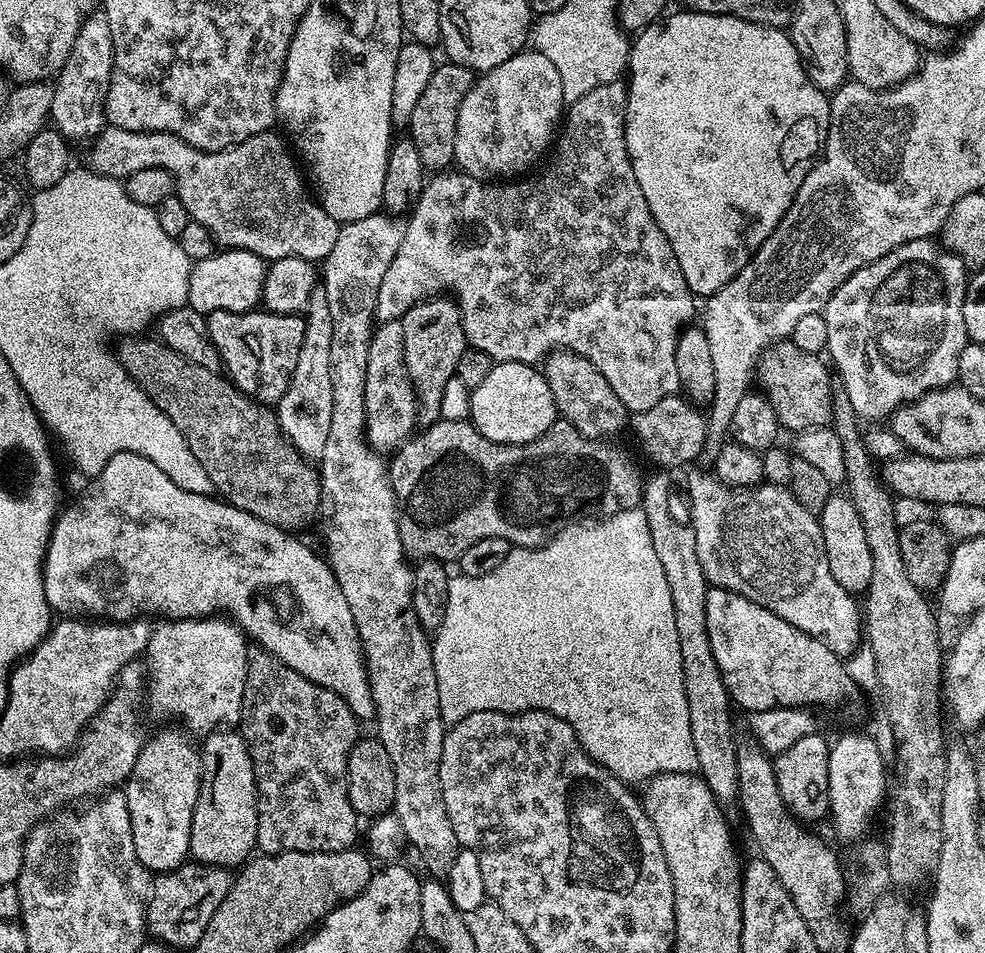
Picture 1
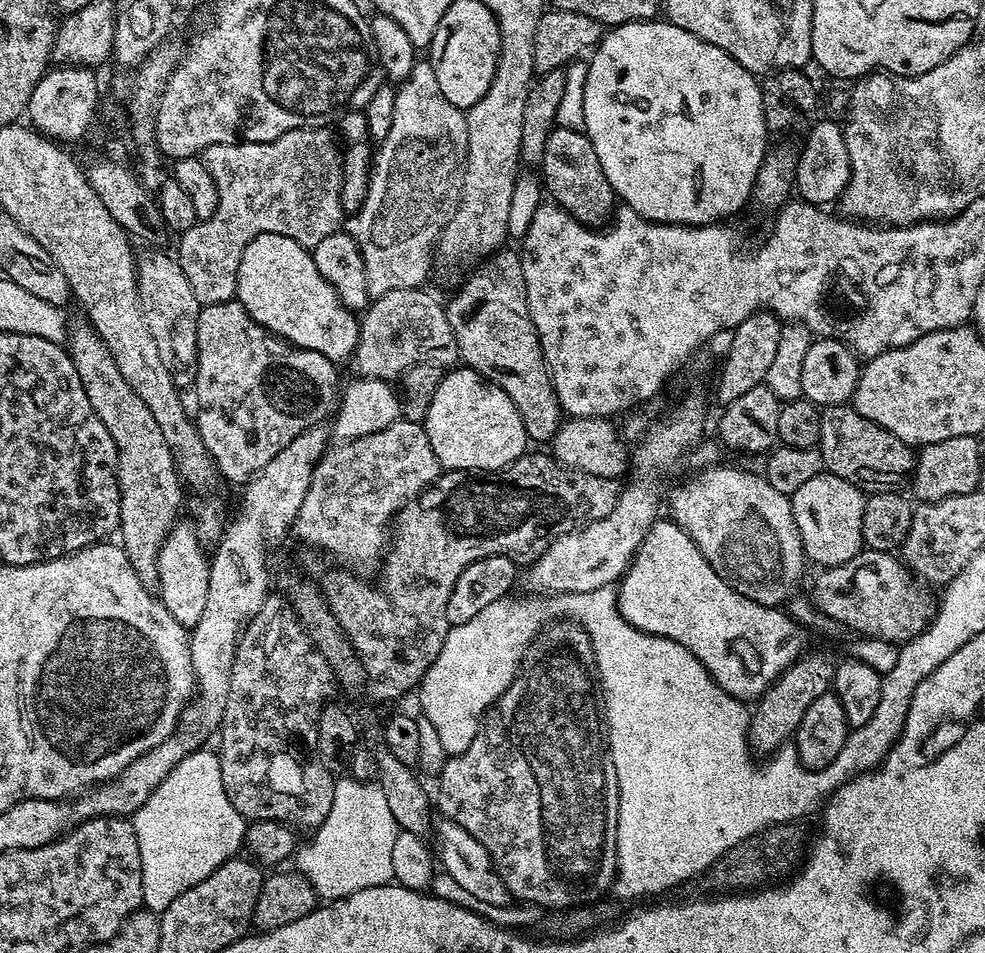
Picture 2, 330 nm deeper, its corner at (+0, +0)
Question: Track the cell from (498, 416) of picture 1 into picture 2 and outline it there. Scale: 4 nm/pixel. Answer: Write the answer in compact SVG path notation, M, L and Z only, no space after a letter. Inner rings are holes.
M467 366L445 371L423 426L444 470L496 472L525 455L530 447L526 426L522 426L522 418L506 390Z

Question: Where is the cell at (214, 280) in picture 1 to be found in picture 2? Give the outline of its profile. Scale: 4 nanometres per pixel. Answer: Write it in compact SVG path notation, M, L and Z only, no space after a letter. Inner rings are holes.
M267 232L249 242L238 264L235 299L267 332L298 348L314 350L333 362L355 353L360 333L357 313L340 301L334 286L318 274L311 251L294 238Z

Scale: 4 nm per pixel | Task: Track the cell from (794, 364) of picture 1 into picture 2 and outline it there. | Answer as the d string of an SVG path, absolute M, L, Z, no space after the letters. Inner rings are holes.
M836 404L821 411L818 449L824 459L824 468L843 480L865 480L868 484L876 484L872 486L888 486L891 480L907 477L913 471L913 449L894 434L882 430L882 426L862 418L862 414L848 404Z

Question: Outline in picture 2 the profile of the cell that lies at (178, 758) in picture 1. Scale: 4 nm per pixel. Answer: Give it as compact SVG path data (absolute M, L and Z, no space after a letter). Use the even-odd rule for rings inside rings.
M188 522L173 524L158 554L158 599L166 606L166 610L170 610L170 614L174 614L174 622L183 628L192 629L198 618L202 618L206 594L210 590L209 563L209 553L205 545L200 543L195 527Z

